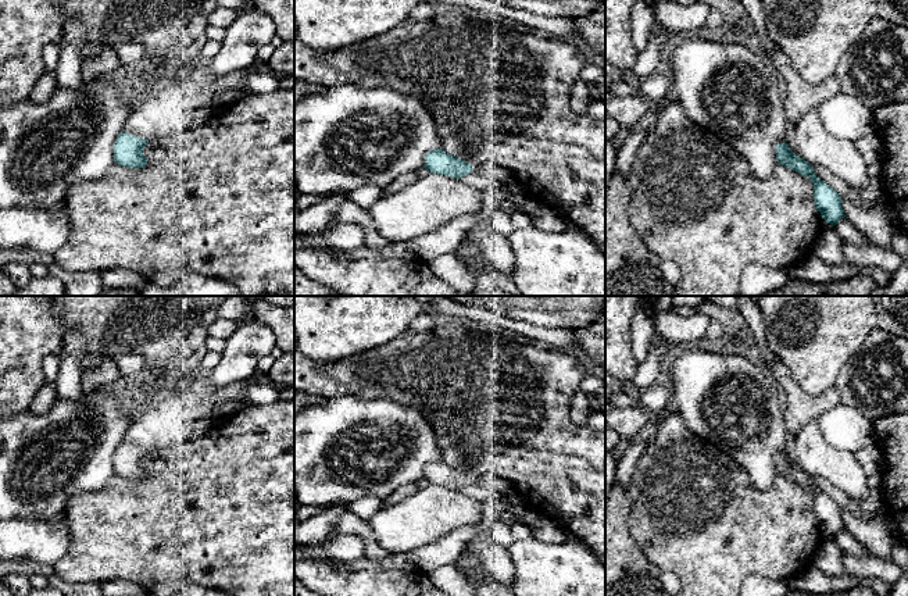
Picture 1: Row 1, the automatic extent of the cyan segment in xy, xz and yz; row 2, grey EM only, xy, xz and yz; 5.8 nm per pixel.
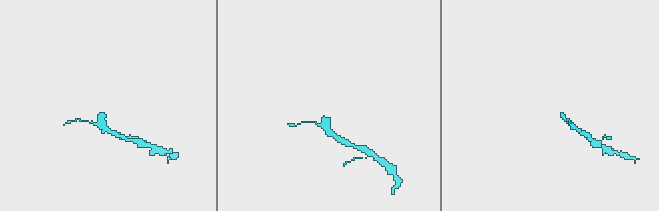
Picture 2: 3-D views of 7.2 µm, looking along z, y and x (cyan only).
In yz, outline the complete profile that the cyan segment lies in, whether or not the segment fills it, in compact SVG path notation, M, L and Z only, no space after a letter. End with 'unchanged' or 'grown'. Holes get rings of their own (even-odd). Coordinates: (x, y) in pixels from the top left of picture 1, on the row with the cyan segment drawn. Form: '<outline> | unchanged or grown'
M786 142L776 144L776 158L777 161L796 172L808 176L814 183L814 201L821 213L821 217L830 224L836 225L841 218L846 218L841 196L826 182L821 181L815 172L814 167L808 164L804 158L796 156Z | unchanged

